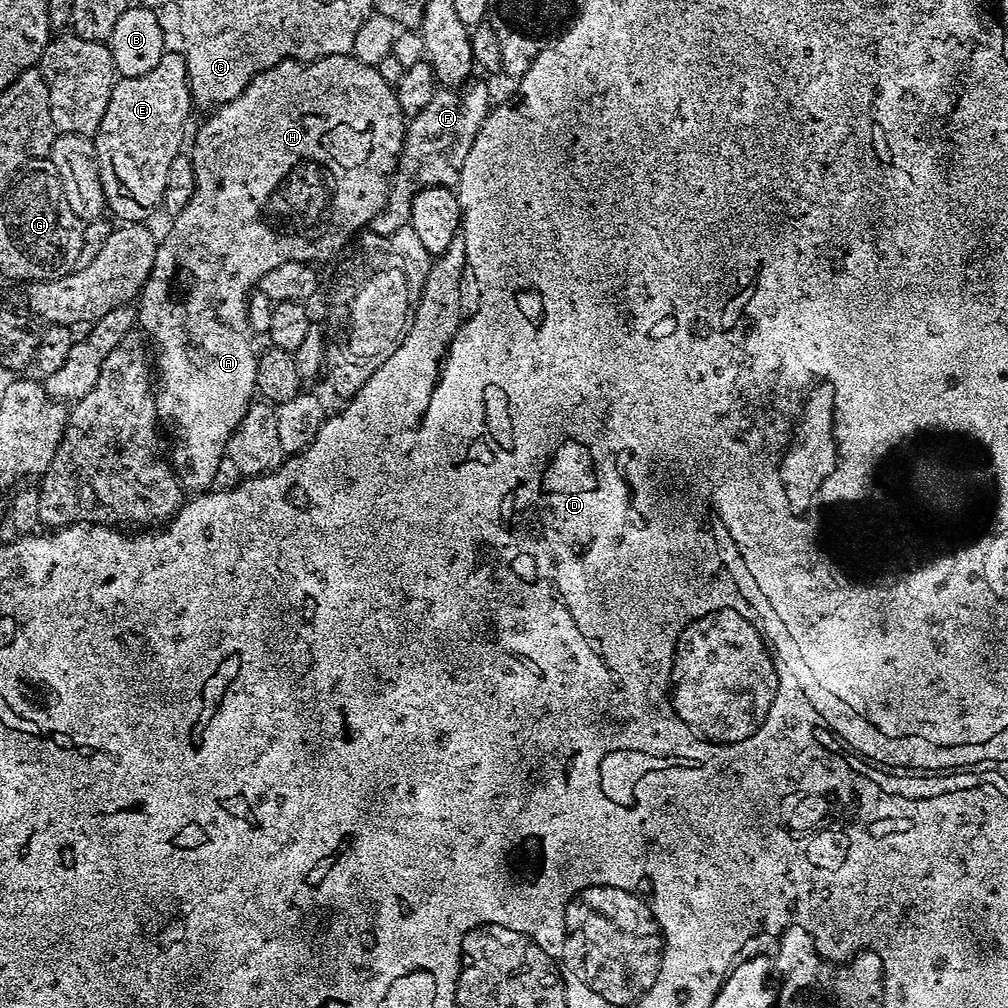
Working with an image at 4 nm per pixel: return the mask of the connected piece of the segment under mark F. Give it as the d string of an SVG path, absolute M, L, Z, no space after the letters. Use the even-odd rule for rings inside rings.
M471 84L467 85L469 88L465 96L452 86L437 87L427 102L420 107L418 114L407 121L404 129L404 145L396 158L396 171L392 173L396 177L396 184L400 184L404 176L412 176L412 184L408 184L408 188L412 188L413 194L418 194L418 190L424 188L420 180L416 180L416 176L420 176L420 164L424 164L420 156L424 156L424 148L428 148L428 144L436 148L436 152L428 152L428 156L440 156L440 160L428 160L428 168L432 168L432 172L444 172L444 168L452 168L452 160L459 160L461 163L464 161L462 146L469 143L480 121L490 111L487 86ZM444 160L448 160L448 164L444 164Z

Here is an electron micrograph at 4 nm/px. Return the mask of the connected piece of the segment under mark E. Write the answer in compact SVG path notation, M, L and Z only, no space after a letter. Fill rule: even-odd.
M165 51L158 66L154 66L154 70L146 70L146 74L138 74L138 78L126 76L117 79L110 94L110 106L106 106L106 114L102 114L102 122L94 137L106 208L109 213L113 212L111 215L117 221L144 222L155 208L161 207L162 190L166 188L170 162L181 155L184 127L188 124L191 112L194 112L194 105L192 92L188 89L188 67L179 51Z

